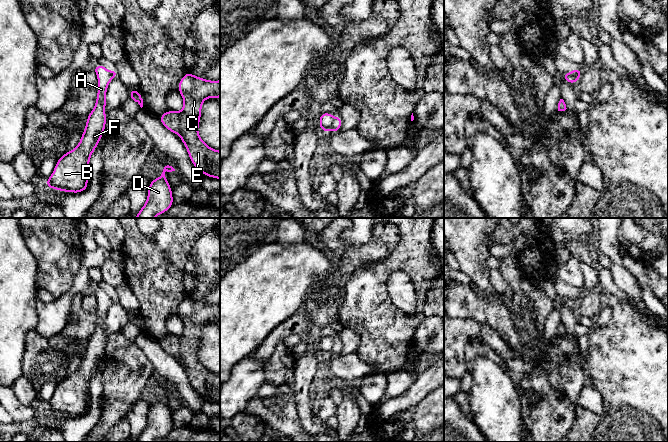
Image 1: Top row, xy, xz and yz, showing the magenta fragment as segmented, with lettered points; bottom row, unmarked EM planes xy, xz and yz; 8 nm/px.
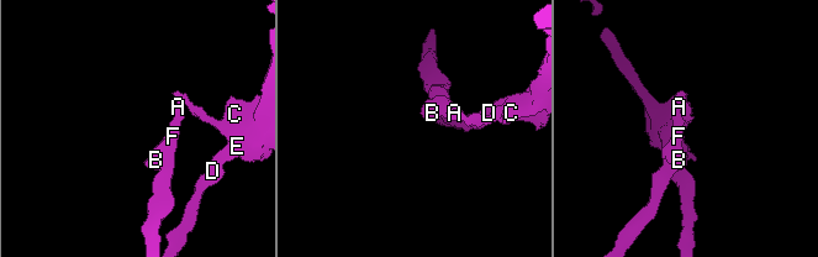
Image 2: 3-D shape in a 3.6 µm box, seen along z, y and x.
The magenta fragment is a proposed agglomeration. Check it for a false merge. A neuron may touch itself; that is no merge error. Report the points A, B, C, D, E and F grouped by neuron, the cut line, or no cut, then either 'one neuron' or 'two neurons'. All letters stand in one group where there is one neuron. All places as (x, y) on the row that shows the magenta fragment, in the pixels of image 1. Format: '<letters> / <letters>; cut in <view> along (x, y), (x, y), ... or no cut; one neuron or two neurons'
A B F / C D E; cut in yz along (569, 72), (575, 77), (575, 83); two neurons

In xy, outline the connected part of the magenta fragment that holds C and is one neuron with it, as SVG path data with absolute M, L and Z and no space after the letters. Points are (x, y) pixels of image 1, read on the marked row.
M187 72L179 81L178 91L184 99L183 109L180 112L169 110L160 115L159 119L169 131L180 135L195 168L208 177L220 179L220 151L206 145L198 134L202 103L206 98L220 97L220 80L209 81Z

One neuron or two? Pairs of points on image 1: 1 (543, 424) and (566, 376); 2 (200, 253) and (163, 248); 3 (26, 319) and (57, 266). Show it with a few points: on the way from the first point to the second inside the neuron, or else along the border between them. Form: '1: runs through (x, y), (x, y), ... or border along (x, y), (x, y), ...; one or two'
1: runs through (548, 412), (549, 397), (557, 388); one
2: border along (203, 232), (193, 244), (182, 274); two
3: border along (38, 262), (37, 286); two

